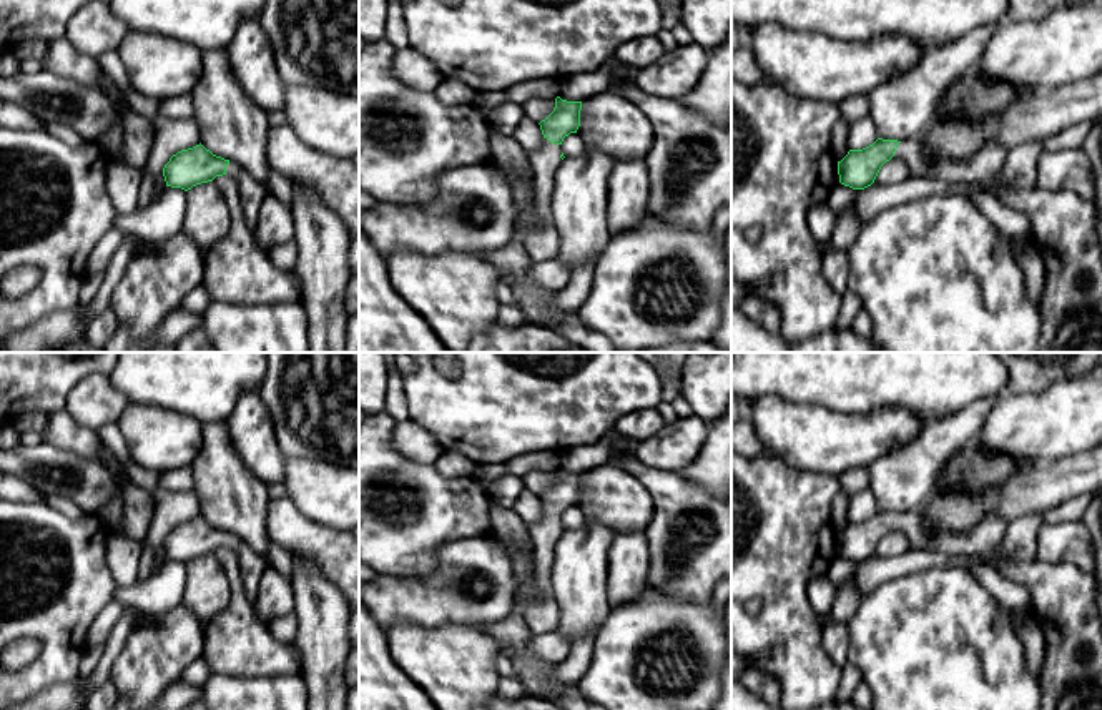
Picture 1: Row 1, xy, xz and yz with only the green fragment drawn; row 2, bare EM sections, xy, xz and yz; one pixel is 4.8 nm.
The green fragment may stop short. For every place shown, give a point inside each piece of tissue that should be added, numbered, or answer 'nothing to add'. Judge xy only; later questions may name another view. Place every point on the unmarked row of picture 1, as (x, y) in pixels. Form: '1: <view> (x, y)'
1: xy (251, 564)

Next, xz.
1: xz (541, 611)

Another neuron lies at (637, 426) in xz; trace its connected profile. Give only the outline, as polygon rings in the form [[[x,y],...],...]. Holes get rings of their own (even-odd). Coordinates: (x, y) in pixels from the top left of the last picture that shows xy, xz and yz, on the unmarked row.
[[[647,407],[635,412],[628,412],[617,419],[615,429],[620,436],[628,437],[633,444],[638,444],[655,436],[663,427],[663,419],[657,407]]]

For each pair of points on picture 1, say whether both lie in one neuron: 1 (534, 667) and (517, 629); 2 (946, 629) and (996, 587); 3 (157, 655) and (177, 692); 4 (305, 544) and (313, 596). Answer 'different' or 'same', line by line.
1: same
2: different
3: different
4: different

